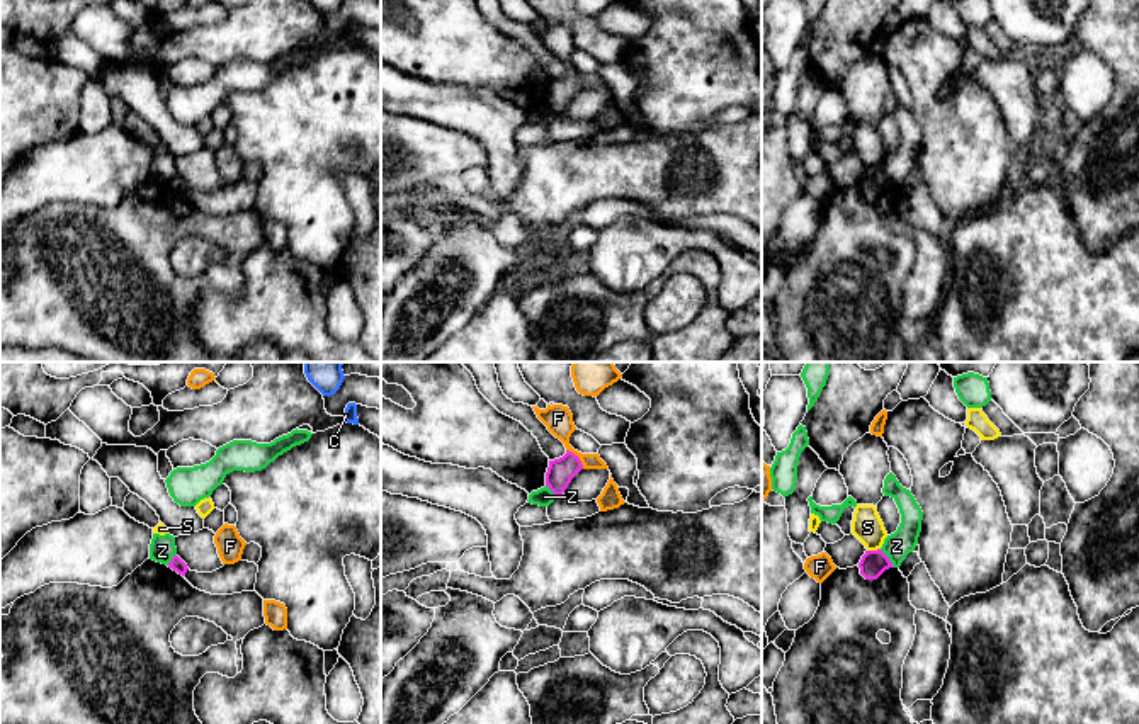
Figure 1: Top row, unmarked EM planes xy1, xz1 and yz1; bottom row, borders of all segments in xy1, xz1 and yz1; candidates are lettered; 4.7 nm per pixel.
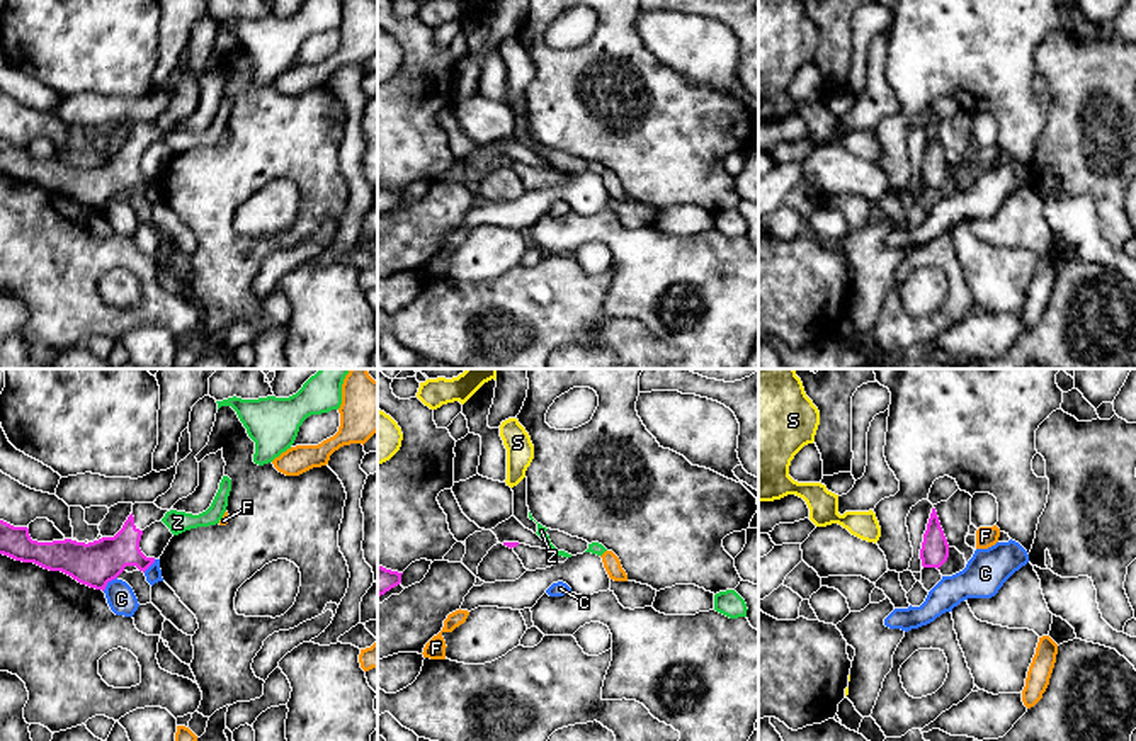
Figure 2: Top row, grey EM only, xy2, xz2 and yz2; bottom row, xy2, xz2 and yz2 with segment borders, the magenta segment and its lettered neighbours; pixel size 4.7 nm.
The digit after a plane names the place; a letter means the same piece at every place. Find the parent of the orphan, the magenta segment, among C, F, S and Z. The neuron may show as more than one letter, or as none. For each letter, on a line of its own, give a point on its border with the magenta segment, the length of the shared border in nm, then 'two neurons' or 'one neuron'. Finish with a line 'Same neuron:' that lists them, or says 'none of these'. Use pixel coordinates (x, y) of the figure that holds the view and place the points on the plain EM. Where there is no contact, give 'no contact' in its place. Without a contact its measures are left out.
C: contact xy2 (107, 201); length 100 nm; two neurons
F: contact xz1 (578, 77); length 130 nm; two neurons
S: contact yz1 (872, 170); length 70 nm; two neurons
Z: contact yz1 (888, 177); length 120 nm; two neurons
Same neuron: none of these

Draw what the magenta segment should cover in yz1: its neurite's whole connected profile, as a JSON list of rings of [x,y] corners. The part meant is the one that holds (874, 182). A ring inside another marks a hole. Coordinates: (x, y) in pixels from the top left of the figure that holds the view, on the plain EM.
[[[865,170],[860,182],[860,194],[865,199],[877,199],[886,189],[894,187],[889,177],[881,170]]]

